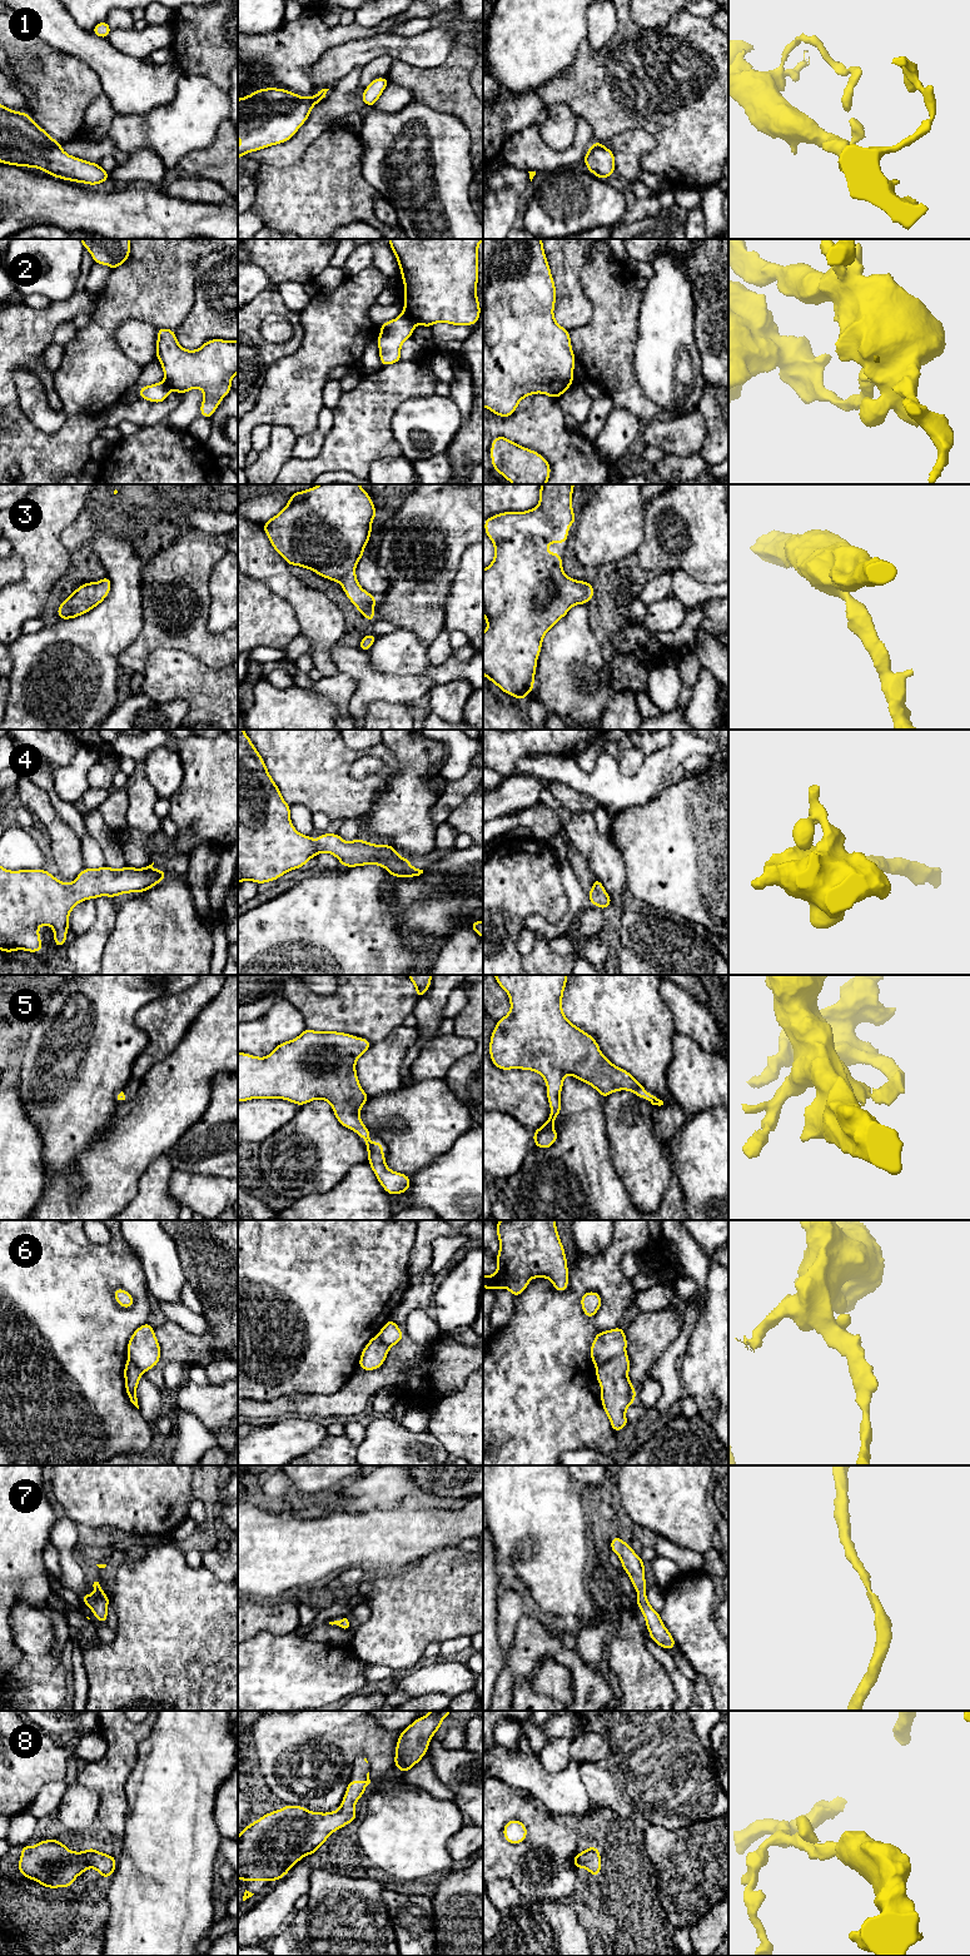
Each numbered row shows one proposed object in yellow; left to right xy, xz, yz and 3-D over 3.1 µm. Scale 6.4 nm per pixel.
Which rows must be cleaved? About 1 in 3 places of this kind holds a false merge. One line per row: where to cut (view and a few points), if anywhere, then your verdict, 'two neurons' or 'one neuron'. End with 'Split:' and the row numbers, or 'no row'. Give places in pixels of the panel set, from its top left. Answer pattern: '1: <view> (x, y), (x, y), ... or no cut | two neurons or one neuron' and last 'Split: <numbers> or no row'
1: no cut | one neuron
2: xz (402, 312), (416, 323) | two neurons
3: no cut | one neuron
4: no cut | one neuron
5: no cut | one neuron
6: yz (625, 1352), (602, 1363), (596, 1369) | two neurons
7: no cut | one neuron
8: no cut | one neuron
Split: 2, 6

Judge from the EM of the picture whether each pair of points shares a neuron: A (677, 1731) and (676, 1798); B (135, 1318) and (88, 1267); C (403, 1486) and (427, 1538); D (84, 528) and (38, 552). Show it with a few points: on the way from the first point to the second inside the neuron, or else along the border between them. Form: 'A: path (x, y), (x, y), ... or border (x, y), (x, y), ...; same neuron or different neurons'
A: path (676, 1747), (676, 1782); same neuron
B: path (119, 1315), (88, 1283); same neuron
C: border (402, 1502), (394, 1506), (378, 1507); different neurons
D: border (78, 516), (61, 532), (60, 541), (69, 551); different neurons

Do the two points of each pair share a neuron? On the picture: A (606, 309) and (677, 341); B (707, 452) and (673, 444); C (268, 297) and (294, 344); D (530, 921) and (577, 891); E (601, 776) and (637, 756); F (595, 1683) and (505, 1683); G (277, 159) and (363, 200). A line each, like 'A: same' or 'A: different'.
A: different
B: different
C: same
D: same
E: different
F: same
G: different

